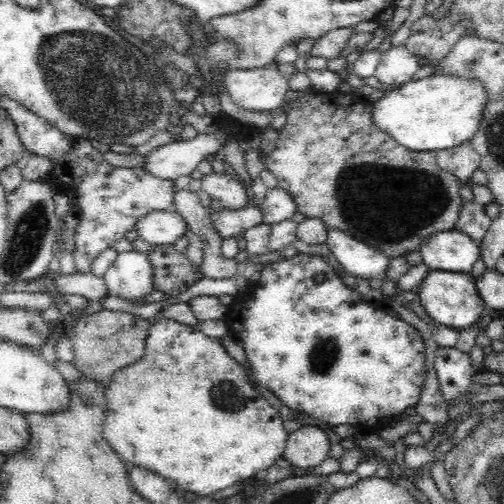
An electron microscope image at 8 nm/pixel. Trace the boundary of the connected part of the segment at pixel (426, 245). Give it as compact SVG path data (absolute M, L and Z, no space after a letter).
M459 230L435 232L419 248L426 268L470 273L481 256L479 243Z

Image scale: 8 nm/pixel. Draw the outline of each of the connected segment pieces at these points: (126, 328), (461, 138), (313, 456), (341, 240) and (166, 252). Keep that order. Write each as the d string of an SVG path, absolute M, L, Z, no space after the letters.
M102 309L100 312L80 317L73 328L74 367L88 380L106 388L117 370L142 360L151 326L152 322L128 312Z
M433 74L400 87L372 103L372 122L404 148L416 152L448 150L468 142L482 122L487 93L478 80Z
M304 425L289 434L283 457L295 468L312 468L326 460L331 446L323 430Z
M326 229L326 243L330 252L349 275L367 280L384 279L390 258L382 250L364 244L340 230Z
M174 243L152 245L152 250L146 252L154 273L155 291L164 291L169 297L176 297L203 277L186 254L174 249Z

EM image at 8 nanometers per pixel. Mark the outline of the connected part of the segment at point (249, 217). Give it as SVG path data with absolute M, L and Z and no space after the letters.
M246 205L240 210L230 210L224 206L217 211L209 210L210 219L214 229L220 237L230 238L243 233L245 230L263 223L263 214L258 206Z

